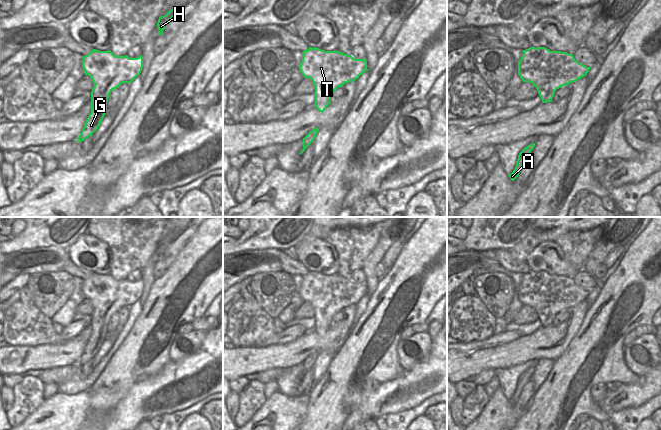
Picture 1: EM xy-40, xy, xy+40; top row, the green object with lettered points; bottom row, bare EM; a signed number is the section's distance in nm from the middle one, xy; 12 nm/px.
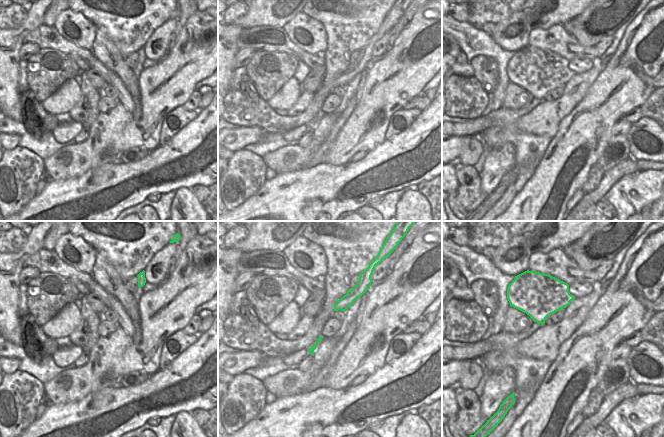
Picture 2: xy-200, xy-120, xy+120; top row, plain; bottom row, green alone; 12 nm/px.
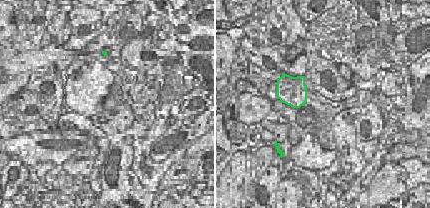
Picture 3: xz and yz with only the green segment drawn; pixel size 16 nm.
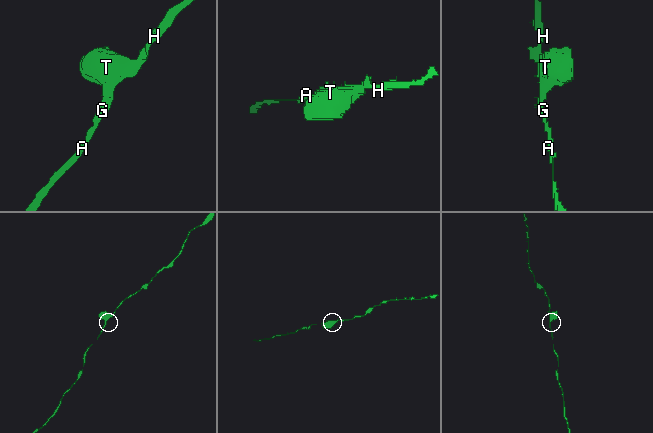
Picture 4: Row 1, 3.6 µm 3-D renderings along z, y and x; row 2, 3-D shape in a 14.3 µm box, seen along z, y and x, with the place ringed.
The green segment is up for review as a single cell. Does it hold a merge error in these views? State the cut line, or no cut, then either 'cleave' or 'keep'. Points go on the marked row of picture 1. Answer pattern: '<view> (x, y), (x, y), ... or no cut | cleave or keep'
no cut | keep

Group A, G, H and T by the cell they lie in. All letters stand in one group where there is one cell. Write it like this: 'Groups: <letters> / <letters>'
Groups: A G H T

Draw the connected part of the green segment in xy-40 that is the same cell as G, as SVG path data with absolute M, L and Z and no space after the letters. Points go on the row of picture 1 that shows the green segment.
M96 49L83 56L82 67L94 83L91 91L91 112L77 139L80 143L98 129L106 112L107 101L112 90L122 83L131 83L143 68L142 55L137 58L115 56L110 50Z

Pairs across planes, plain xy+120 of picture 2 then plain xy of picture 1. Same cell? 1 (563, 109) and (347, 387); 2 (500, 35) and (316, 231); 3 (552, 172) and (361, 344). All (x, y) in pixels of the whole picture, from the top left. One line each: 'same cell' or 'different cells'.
1: different cells
2: same cell
3: same cell

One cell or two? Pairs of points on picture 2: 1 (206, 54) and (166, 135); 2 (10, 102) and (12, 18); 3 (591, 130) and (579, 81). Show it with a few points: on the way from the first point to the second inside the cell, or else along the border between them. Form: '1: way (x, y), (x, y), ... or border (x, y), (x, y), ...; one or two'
1: border (182, 105), (174, 107), (165, 116), (163, 122); two
2: border (27, 11), (27, 17), (17, 27), (10, 30); two
3: border (596, 77), (585, 96), (568, 115); two

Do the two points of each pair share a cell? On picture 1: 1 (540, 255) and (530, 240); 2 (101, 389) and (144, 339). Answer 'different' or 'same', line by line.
1: different
2: same

